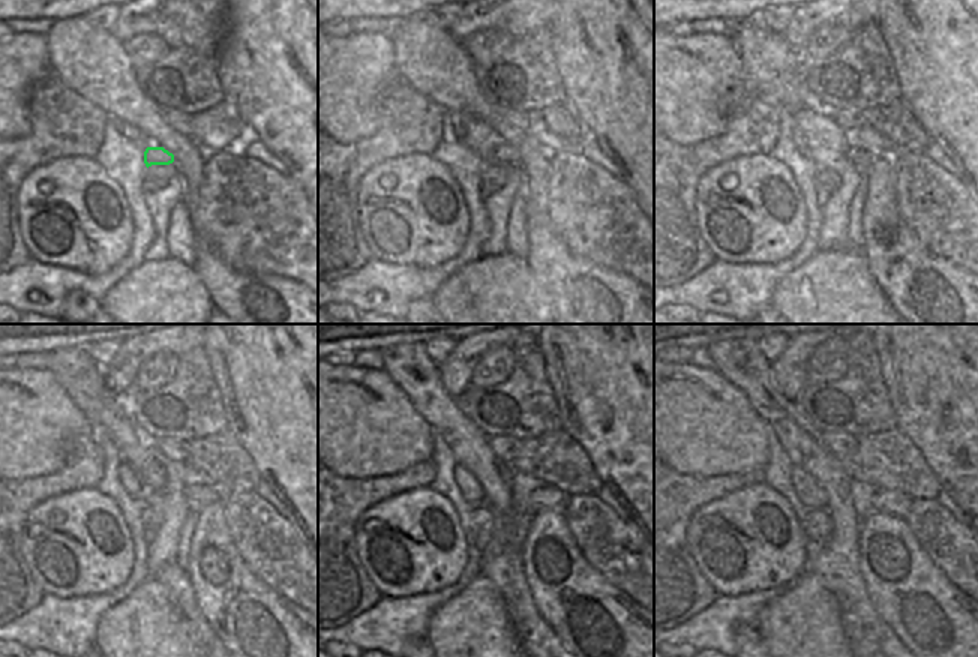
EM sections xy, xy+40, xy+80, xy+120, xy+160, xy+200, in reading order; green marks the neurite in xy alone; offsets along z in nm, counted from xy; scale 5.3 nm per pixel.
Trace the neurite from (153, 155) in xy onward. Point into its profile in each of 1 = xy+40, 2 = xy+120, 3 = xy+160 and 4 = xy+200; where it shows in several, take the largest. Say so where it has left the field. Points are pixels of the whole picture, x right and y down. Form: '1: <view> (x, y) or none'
1: xy+40 (504, 155)
2: xy+120 (195, 497)
3: xy+160 (546, 497)
4: xy+200 (891, 501)

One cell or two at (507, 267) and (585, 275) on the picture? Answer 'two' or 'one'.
two

